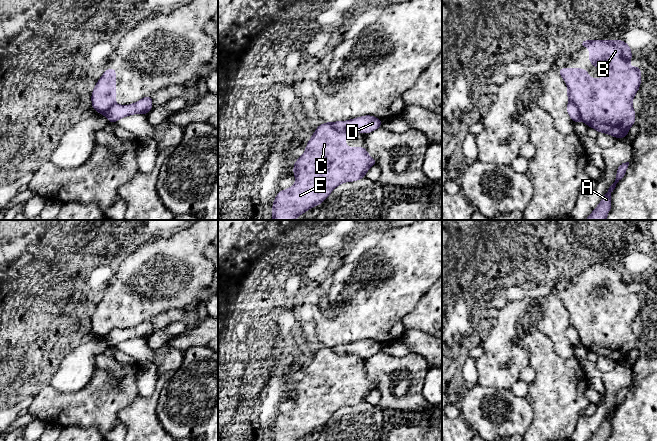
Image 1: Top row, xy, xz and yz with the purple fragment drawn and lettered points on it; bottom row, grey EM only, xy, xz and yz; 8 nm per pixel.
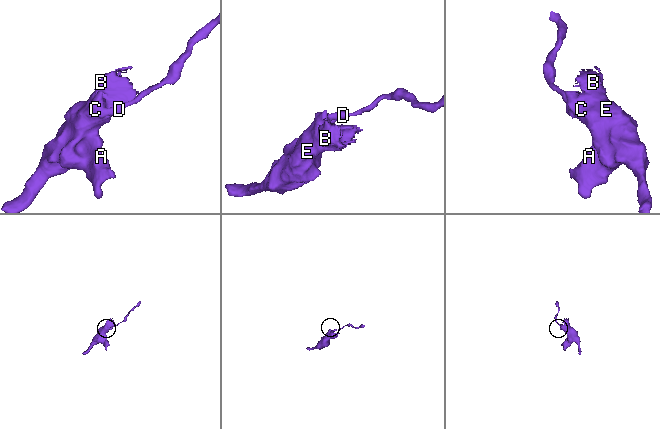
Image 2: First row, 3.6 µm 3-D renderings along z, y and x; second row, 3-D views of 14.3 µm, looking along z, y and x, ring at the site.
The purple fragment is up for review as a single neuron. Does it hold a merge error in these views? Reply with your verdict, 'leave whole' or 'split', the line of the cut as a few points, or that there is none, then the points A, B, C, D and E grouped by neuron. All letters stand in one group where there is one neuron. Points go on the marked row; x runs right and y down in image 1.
split; cut in yz along (569, 100), (577, 108), (580, 119); A B C E / D

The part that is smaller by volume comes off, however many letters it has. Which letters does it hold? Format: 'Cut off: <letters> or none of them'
Cut off: D

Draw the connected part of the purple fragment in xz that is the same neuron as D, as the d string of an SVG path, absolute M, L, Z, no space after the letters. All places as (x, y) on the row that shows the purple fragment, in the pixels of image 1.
M373 115L356 117L346 121L335 121L333 127L340 131L354 130L362 134L368 134L381 128L382 120Z

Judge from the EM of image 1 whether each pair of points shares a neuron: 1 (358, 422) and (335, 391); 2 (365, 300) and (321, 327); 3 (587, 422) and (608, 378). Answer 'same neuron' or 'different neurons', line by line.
1: different neurons
2: same neuron
3: same neuron

